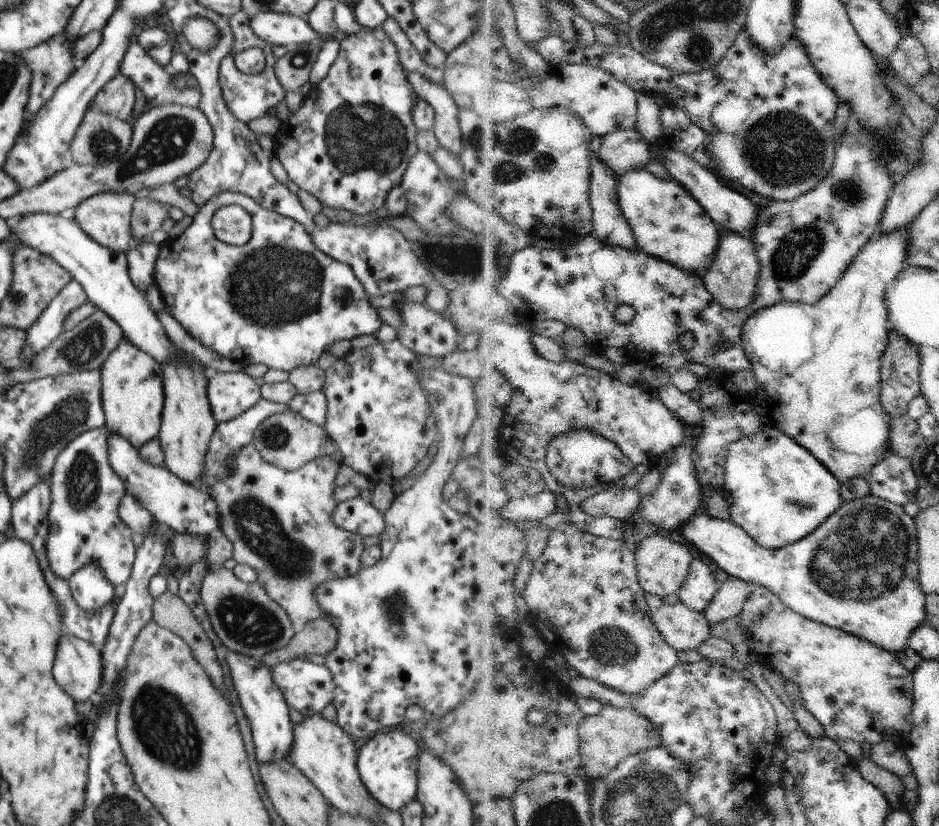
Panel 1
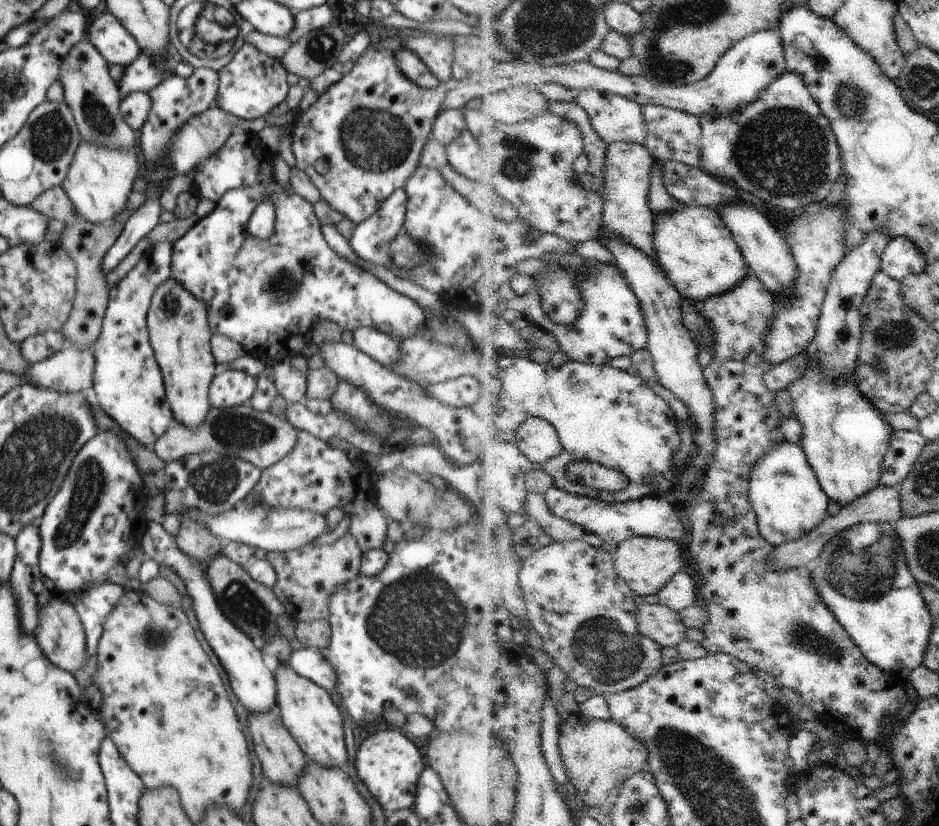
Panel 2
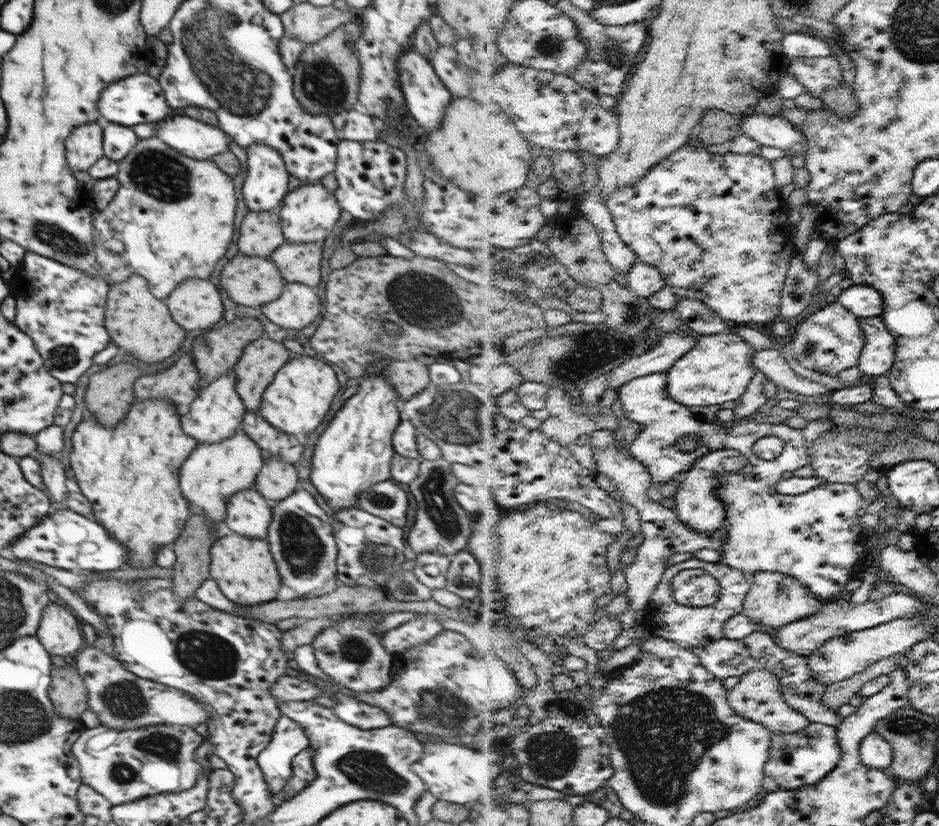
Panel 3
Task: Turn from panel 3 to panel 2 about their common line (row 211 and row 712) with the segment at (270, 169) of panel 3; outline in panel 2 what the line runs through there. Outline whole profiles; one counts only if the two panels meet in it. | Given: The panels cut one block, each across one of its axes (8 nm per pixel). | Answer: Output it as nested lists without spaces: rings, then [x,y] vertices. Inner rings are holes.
[[[149,521],[148,528],[142,537],[141,547],[151,559],[154,559],[159,565],[164,564],[172,569],[184,582],[186,592],[192,598],[192,606],[200,623],[200,630],[224,667],[232,690],[236,698],[240,700],[240,704],[247,708],[247,712],[254,712],[254,714],[270,712],[272,708],[277,707],[275,673],[269,669],[263,659],[261,649],[254,644],[253,640],[250,640],[250,636],[246,632],[242,632],[218,606],[218,598],[214,594],[214,588],[210,586],[210,580],[206,578],[202,562],[184,554],[178,548],[176,538],[168,534],[164,527],[155,521]]]

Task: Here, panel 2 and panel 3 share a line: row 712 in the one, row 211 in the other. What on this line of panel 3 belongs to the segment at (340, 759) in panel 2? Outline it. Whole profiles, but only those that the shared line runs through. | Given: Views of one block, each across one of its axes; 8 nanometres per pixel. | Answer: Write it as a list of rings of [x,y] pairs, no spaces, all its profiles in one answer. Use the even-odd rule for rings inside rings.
[[[321,182],[301,184],[294,191],[288,191],[279,207],[280,228],[282,228],[286,242],[323,242],[326,238],[337,233],[336,223],[340,218],[341,210],[334,193],[326,189]]]

